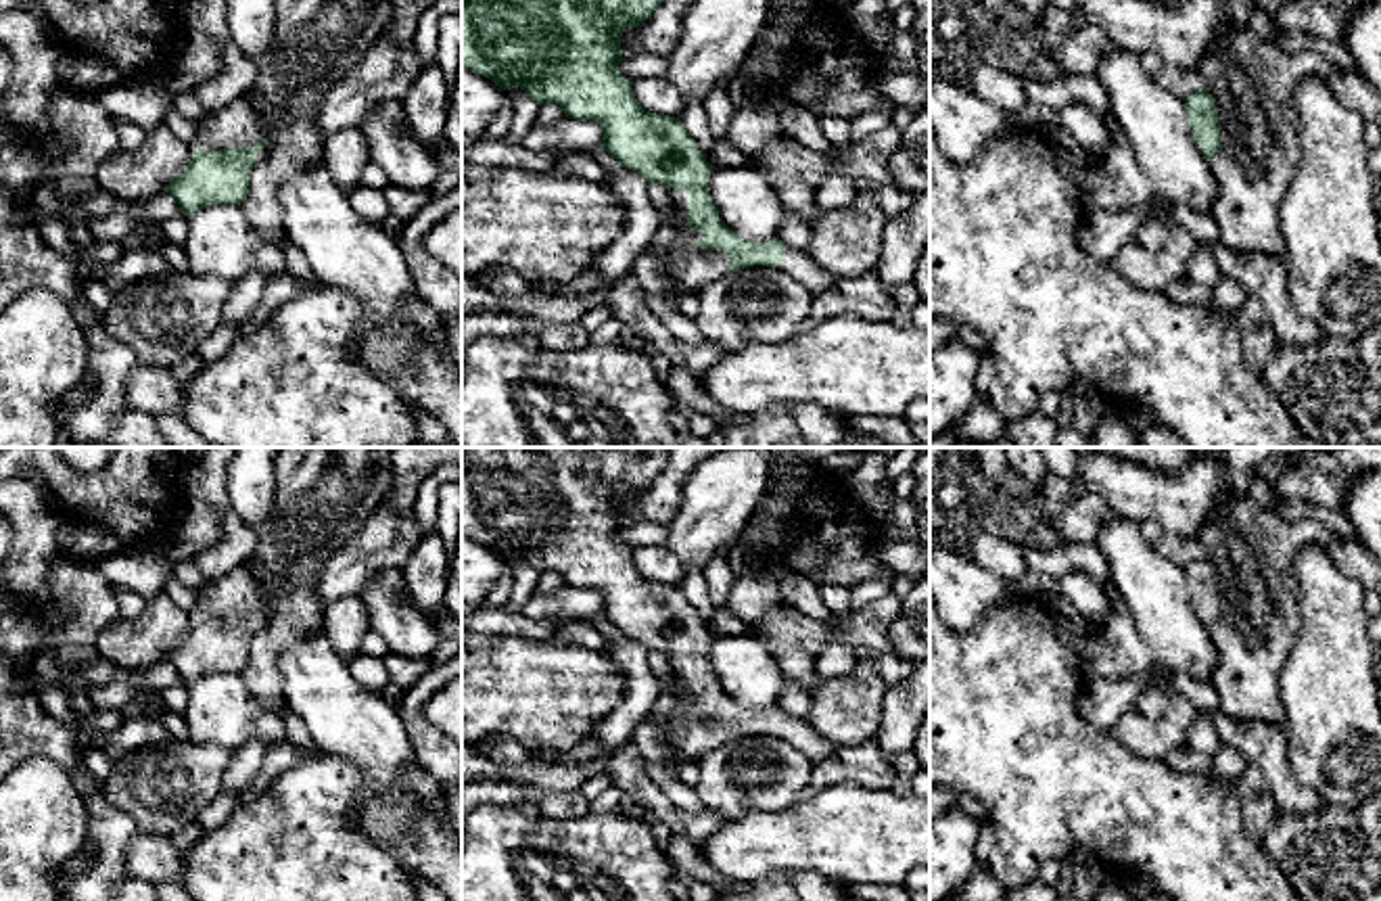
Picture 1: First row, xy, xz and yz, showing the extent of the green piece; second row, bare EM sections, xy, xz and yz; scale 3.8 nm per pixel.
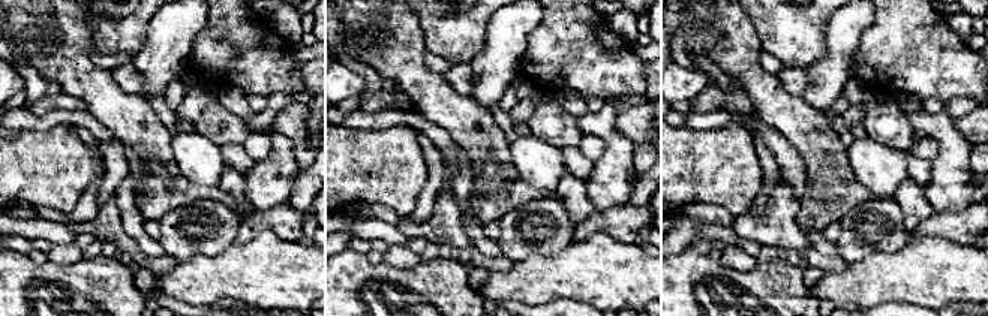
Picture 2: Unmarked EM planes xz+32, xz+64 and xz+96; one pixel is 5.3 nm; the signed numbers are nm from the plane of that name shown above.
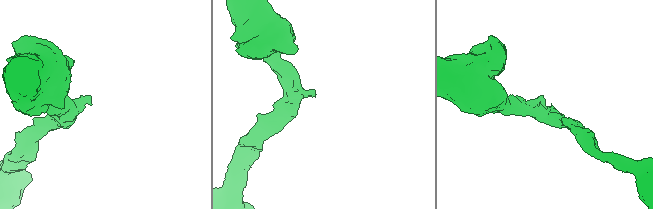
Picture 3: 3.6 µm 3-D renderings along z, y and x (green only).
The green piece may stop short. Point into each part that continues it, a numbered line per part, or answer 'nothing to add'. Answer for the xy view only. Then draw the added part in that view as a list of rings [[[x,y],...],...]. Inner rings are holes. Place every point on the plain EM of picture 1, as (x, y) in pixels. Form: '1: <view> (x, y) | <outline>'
1: xy (237, 592) | [[[247,564],[219,579],[205,581],[196,592],[198,602],[188,613],[190,627],[196,615],[205,619],[232,619],[242,613],[255,617],[261,606],[267,608],[270,604],[259,579]]]

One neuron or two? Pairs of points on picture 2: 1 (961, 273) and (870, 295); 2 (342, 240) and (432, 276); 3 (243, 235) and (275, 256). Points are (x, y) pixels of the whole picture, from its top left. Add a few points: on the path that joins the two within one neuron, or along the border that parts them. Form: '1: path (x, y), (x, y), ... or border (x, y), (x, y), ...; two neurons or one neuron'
1: path (939, 273), (892, 277); one neuron
2: border (347, 247), (341, 252); two neurons
3: border (285, 240), (261, 231), (236, 243); two neurons

